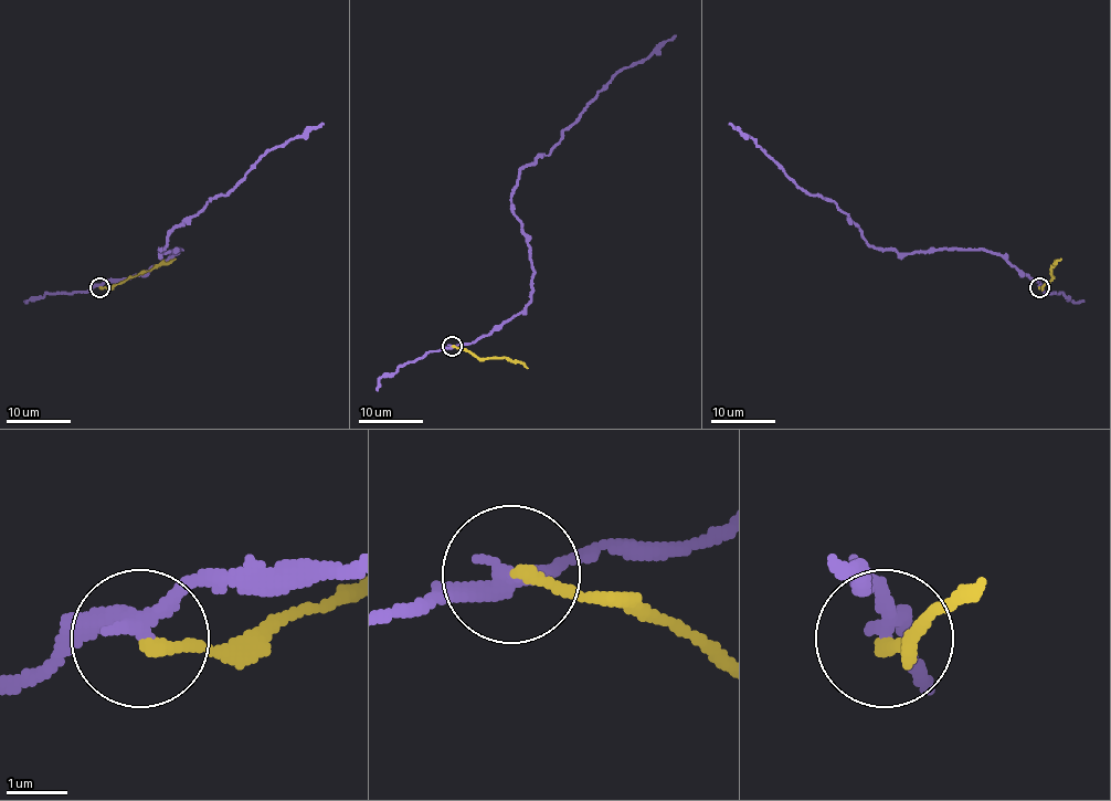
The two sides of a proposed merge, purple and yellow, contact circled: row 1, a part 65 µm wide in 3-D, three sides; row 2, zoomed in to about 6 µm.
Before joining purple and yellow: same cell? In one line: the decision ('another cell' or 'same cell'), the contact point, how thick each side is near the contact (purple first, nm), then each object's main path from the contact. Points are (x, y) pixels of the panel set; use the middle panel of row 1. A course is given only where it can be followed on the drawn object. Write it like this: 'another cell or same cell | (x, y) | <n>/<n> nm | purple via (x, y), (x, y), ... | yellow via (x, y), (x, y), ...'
another cell | (452, 346) | 260/180 nm | purple via (452, 347), (497, 330), (531, 298), (531, 246), (511, 208), (518, 171), (550, 151), (620, 71), (676, 35) | yellow via (452, 347), (465, 348), (479, 358), (521, 361), (528, 367)

